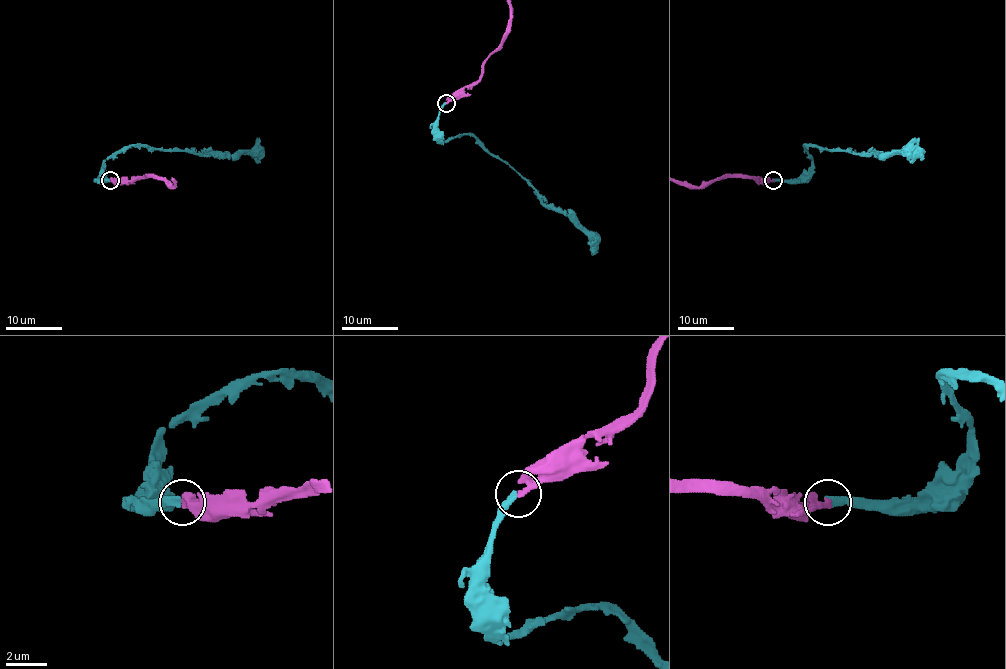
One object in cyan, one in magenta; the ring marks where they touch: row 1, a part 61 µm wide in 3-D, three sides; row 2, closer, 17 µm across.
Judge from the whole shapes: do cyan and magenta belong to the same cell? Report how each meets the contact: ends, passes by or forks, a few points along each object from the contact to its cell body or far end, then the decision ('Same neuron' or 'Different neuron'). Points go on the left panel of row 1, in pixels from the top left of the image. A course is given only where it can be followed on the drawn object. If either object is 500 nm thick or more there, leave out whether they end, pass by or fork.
At the ring cyan ends. At the ring magenta ends. Course of cyan: (109, 180), (100, 180), (104, 163), (129, 147), (151, 146), (231, 156), (254, 154), (260, 150). Same neuron

